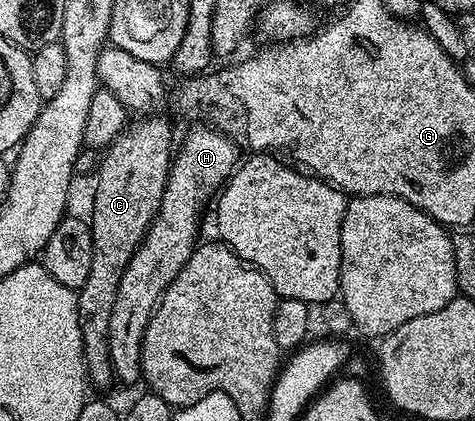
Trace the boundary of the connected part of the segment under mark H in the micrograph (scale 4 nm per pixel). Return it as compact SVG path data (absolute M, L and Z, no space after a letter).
M207 126L189 131L184 136L183 143L180 146L178 143L171 159L171 171L167 177L163 199L159 202L159 211L121 276L117 300L113 300L113 312L109 320L111 368L118 381L119 378L123 382L140 381L141 344L151 313L158 306L159 299L169 288L177 272L185 268L189 256L197 249L200 241L199 217L203 214L203 205L207 201L210 203L222 191L240 161L234 140L229 135L222 134L219 131L222 129Z

